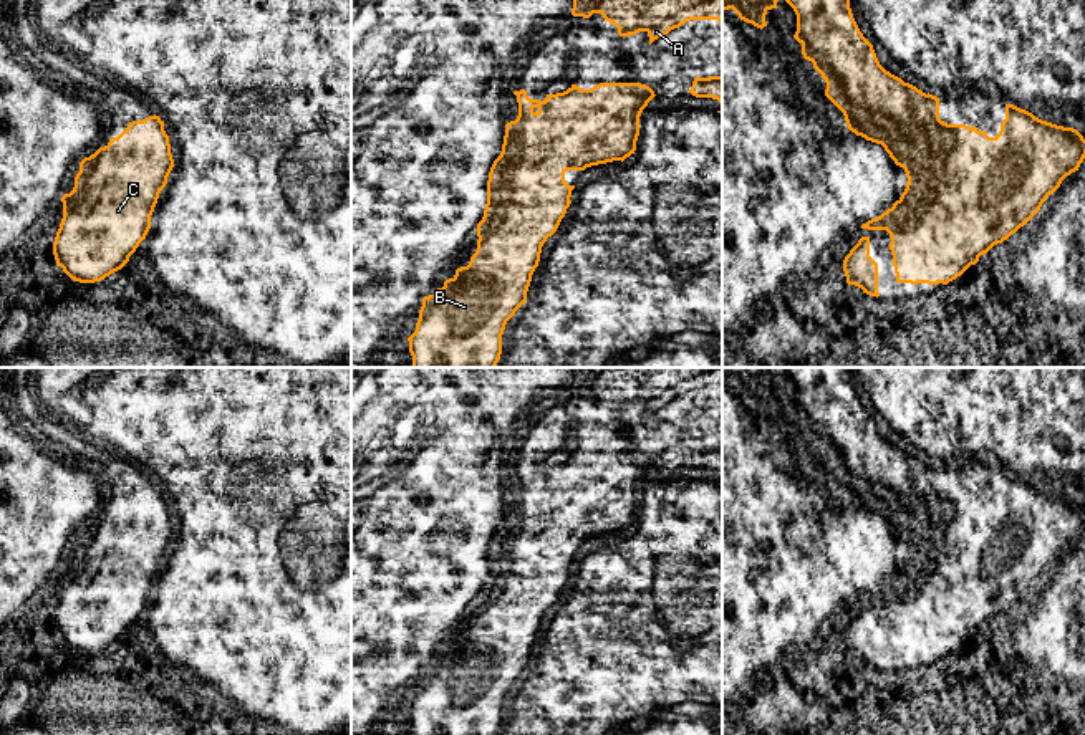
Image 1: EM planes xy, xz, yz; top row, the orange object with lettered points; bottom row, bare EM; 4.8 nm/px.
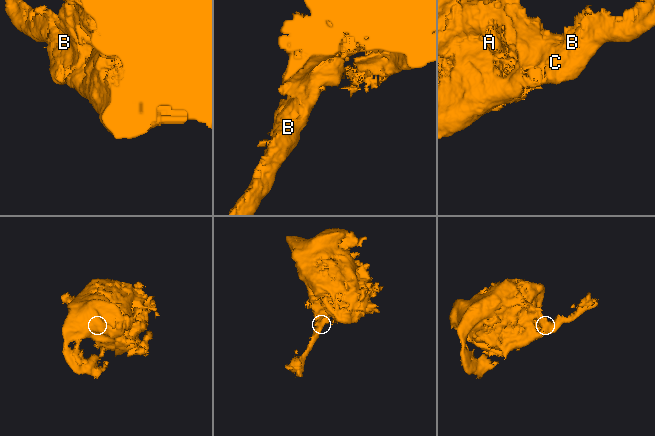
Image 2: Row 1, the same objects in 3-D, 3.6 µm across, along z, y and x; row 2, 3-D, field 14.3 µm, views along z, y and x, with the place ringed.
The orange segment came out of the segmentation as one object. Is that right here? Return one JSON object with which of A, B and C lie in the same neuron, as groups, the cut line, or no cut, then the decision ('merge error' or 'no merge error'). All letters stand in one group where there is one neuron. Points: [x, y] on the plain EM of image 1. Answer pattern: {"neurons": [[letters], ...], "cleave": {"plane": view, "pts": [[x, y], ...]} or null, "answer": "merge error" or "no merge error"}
{"neurons": [["A", "B", "C"]], "cleave": null, "answer": "no merge error"}

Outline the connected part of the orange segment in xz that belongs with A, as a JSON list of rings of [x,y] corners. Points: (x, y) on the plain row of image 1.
[[[573,368],[573,387],[590,389],[593,384],[601,384],[606,392],[613,394],[620,407],[646,402],[651,416],[691,391],[717,391],[722,396],[722,368]]]

